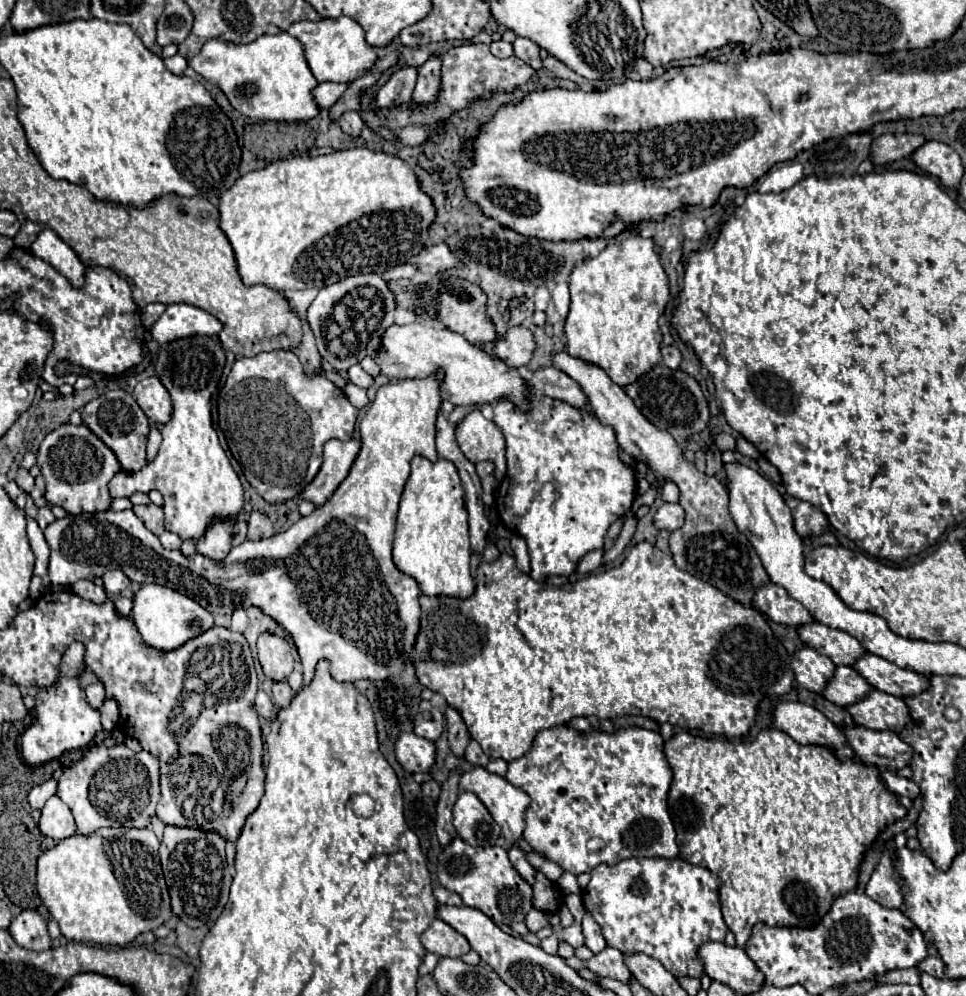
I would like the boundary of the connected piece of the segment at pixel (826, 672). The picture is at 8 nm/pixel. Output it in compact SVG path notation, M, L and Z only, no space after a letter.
M811 647L799 649L791 659L791 667L795 671L799 685L815 693L819 693L825 687L827 679L835 671L835 663Z

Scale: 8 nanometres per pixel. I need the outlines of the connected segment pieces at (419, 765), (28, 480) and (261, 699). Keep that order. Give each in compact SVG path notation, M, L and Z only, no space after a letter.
M401 733L395 741L395 757L409 773L429 773L435 763L435 743L415 733Z
M19 467L19 469L17 469L15 483L17 483L25 493L31 493L31 491L33 491L33 487L35 487L33 477L31 477L31 475L29 475L29 471L27 471L27 469L23 469L23 467Z
M259 691L259 693L257 693L255 709L257 709L259 717L265 719L265 721L273 721L273 719L277 719L277 709L275 709L271 697L269 697L265 691Z

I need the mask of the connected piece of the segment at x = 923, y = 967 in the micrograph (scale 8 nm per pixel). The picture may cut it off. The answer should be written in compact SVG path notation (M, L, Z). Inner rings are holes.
M935 955L923 959L923 961L917 965L917 969L919 969L919 973L929 973L929 975L939 977L939 979L945 977L945 975L943 975L943 963L941 963L941 959L935 957Z

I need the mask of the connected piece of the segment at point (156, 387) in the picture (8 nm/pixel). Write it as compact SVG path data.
M147 377L139 381L133 391L133 397L151 421L159 421L159 423L169 421L171 409L173 409L171 399L169 399L167 389L161 385L157 377Z

